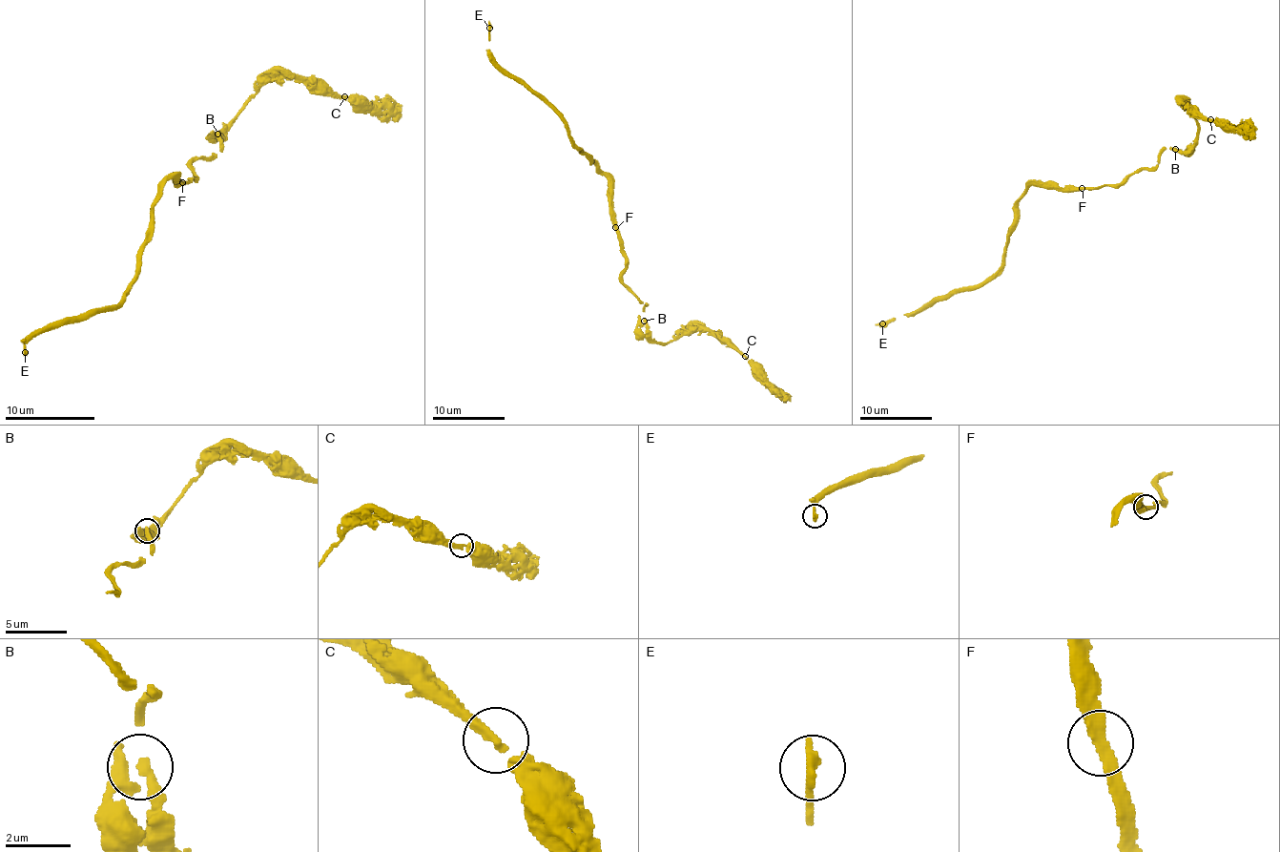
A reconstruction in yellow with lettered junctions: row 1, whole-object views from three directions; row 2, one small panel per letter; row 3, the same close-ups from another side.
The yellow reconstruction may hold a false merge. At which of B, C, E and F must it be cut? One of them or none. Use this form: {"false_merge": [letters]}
{"false_merge": []}

